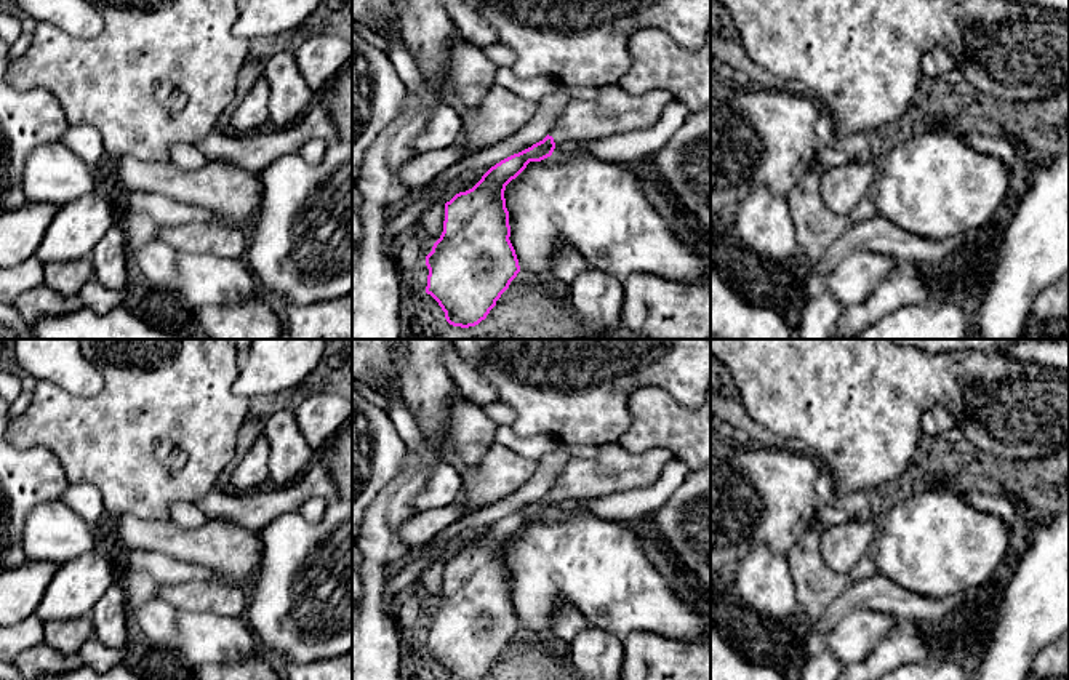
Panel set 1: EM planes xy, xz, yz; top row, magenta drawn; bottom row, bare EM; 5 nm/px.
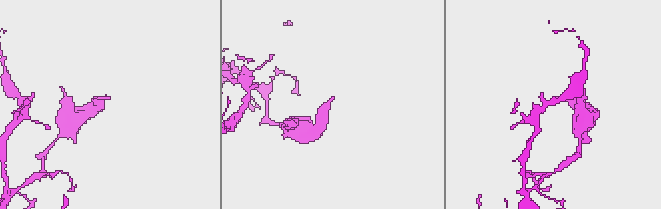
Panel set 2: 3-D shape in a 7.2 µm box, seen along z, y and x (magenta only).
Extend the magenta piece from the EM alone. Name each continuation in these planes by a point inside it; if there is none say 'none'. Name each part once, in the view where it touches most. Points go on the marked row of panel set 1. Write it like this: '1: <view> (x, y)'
1: xz (613, 111)

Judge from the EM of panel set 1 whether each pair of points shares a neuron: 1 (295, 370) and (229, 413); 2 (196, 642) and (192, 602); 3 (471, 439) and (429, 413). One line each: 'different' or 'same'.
1: different
2: different
3: different

